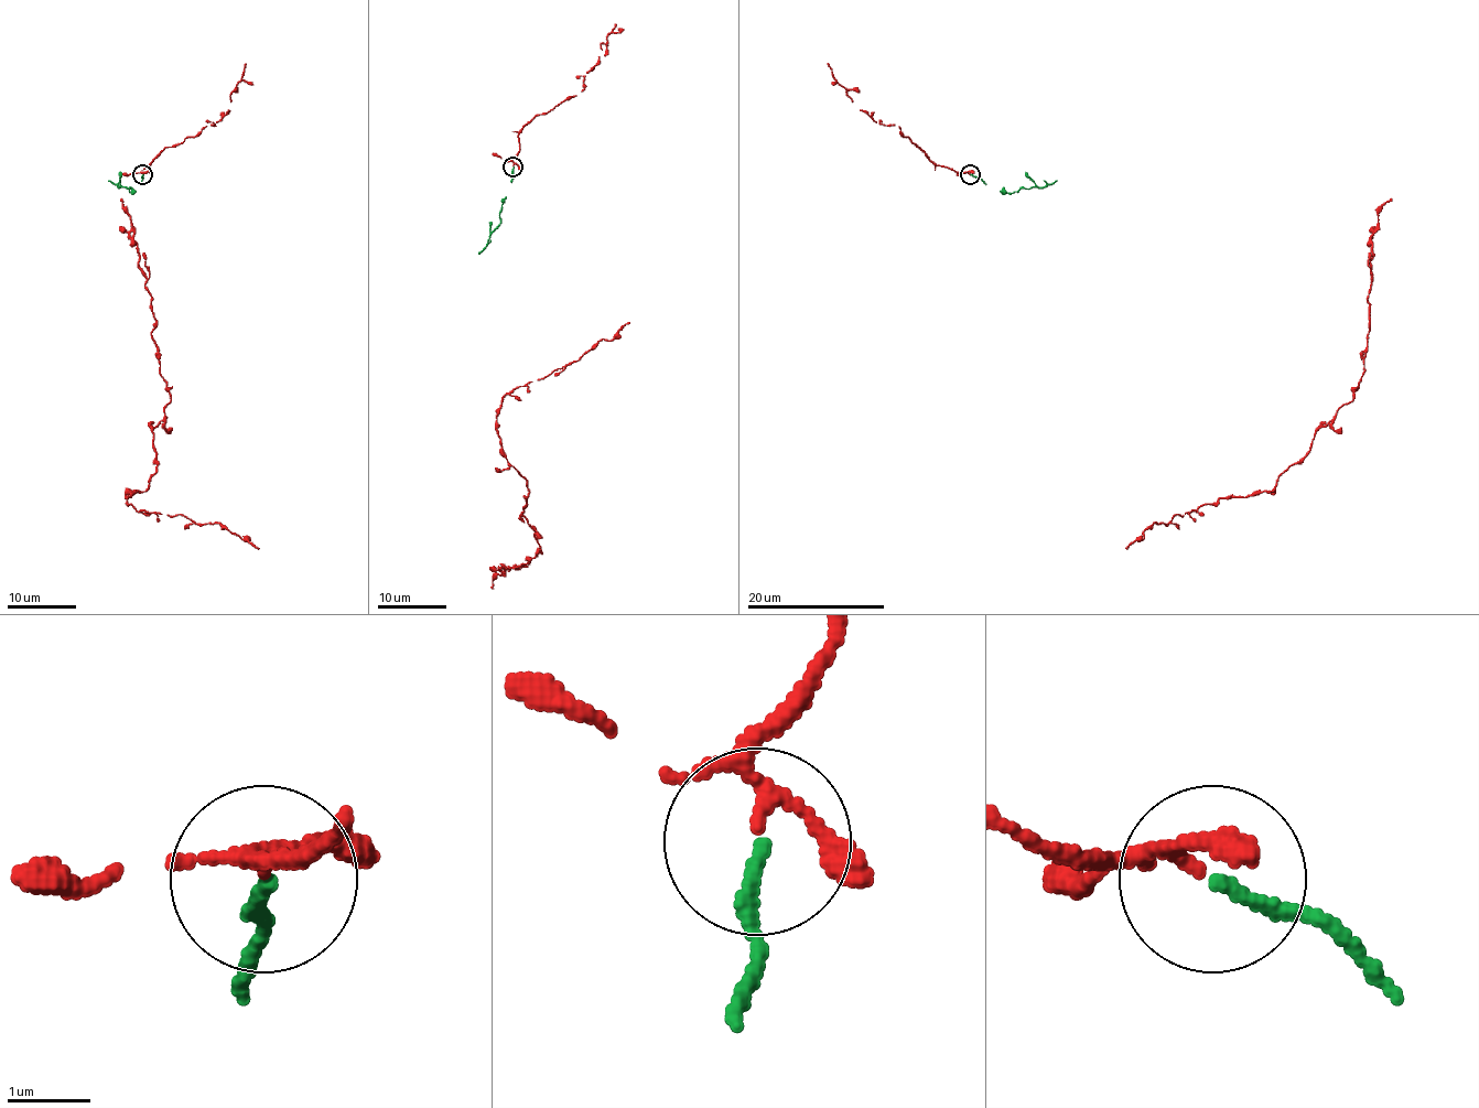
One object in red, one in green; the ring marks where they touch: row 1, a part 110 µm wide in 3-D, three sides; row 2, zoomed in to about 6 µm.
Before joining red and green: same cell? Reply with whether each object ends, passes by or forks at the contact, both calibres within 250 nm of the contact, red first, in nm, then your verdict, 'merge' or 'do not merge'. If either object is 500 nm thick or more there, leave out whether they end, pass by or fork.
red forks there; green ends there; 110 nm thick on the red side, 160 nm on the other; merge

